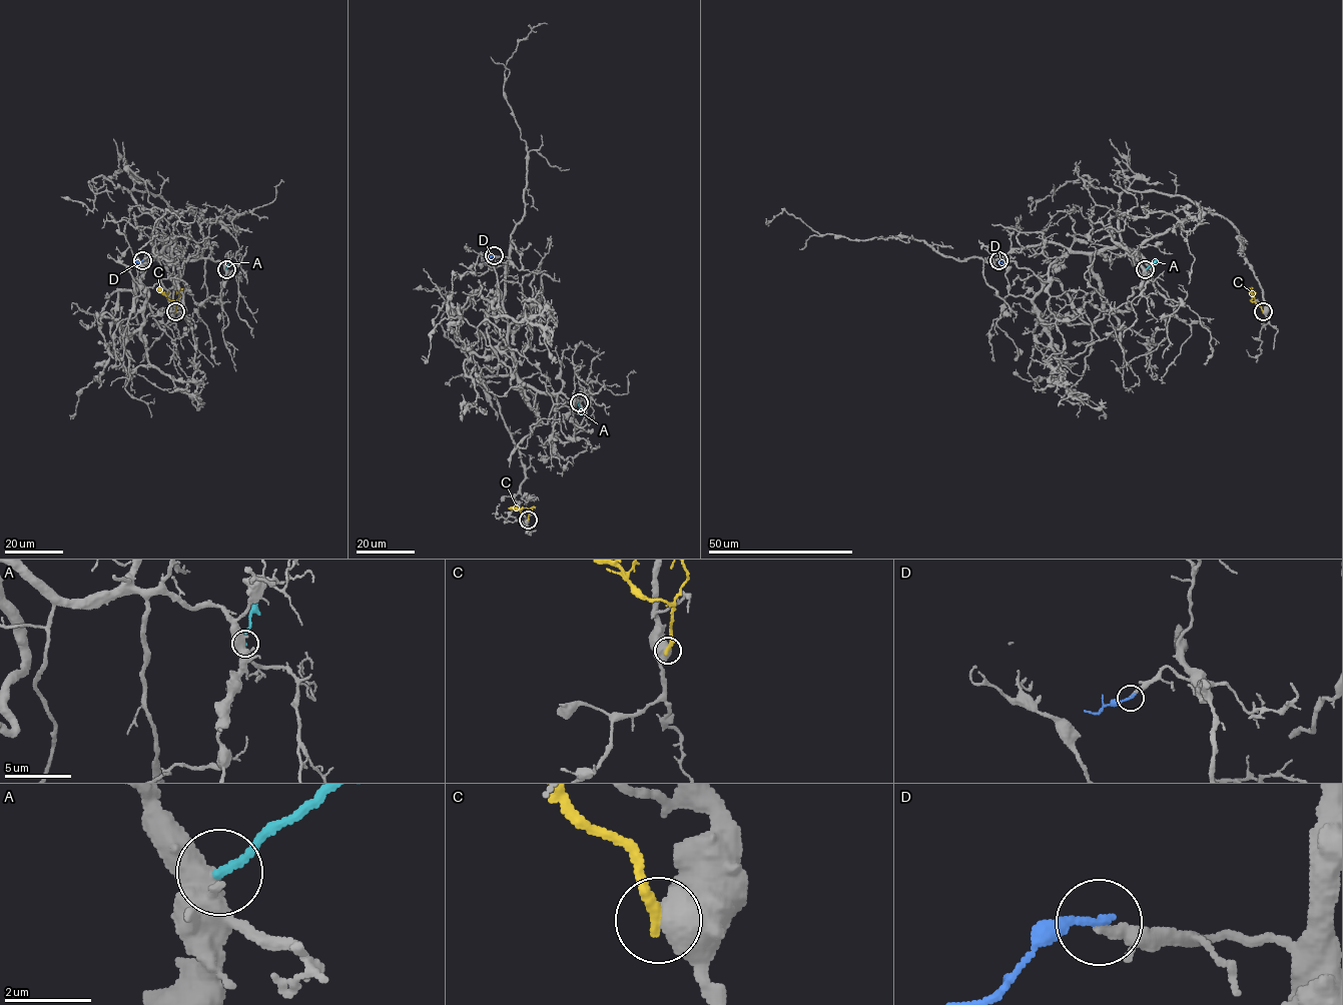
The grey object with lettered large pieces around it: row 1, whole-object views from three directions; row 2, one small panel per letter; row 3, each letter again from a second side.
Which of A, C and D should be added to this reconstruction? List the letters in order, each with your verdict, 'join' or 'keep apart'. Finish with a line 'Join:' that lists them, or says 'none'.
A: keep apart
C: keep apart
D: keep apart
Join: none

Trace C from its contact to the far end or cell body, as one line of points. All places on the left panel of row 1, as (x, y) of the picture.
C: (175, 312), (176, 301), (156, 288)

